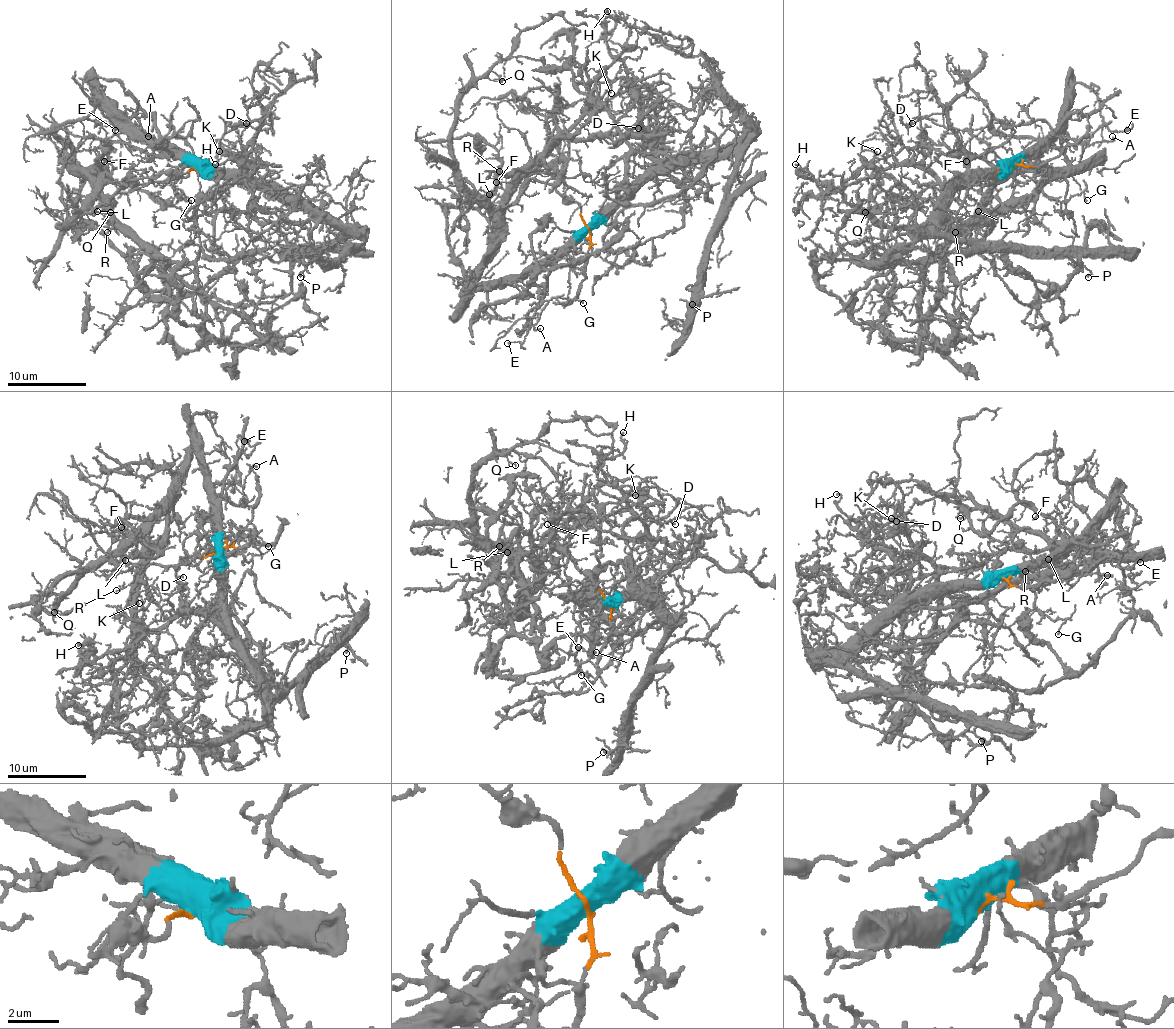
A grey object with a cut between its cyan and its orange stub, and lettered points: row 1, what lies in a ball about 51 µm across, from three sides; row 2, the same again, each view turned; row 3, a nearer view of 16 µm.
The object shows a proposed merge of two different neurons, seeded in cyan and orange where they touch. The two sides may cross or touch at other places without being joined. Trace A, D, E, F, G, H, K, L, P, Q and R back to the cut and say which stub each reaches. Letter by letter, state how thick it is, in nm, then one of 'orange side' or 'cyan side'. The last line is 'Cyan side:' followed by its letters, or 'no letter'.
A: 140 nm thick; cyan side
D: 130 nm thick; cyan side
E: 130 nm thick; cyan side
F: 110 nm thick; orange side
G: 120 nm thick; cyan side
H: 160 nm thick; cyan side
K: 200 nm thick; cyan side
L: 120 nm thick; orange side
P: 120 nm thick; cyan side
Q: 90 nm thick; orange side
R: 120 nm thick; orange side
Cyan side: A, D, E, G, H, K, P

